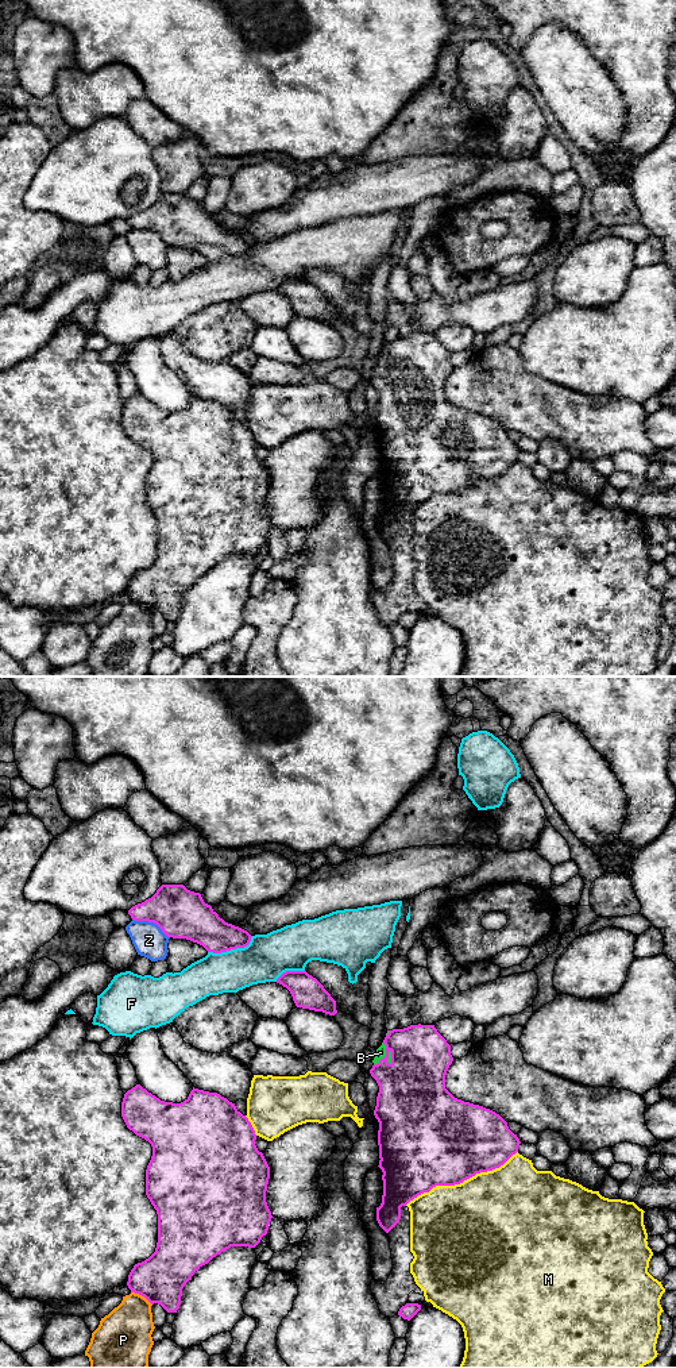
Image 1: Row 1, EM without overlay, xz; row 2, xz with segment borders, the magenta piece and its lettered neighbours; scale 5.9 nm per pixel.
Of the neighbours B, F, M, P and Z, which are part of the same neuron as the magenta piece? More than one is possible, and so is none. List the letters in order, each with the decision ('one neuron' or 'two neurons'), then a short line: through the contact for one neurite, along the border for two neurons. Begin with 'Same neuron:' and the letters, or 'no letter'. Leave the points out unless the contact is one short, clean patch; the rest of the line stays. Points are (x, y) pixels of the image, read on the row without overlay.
Same neuron: B
B: one neuron
F: two neurons
M: two neurons
P: two neurons
Z: two neurons

